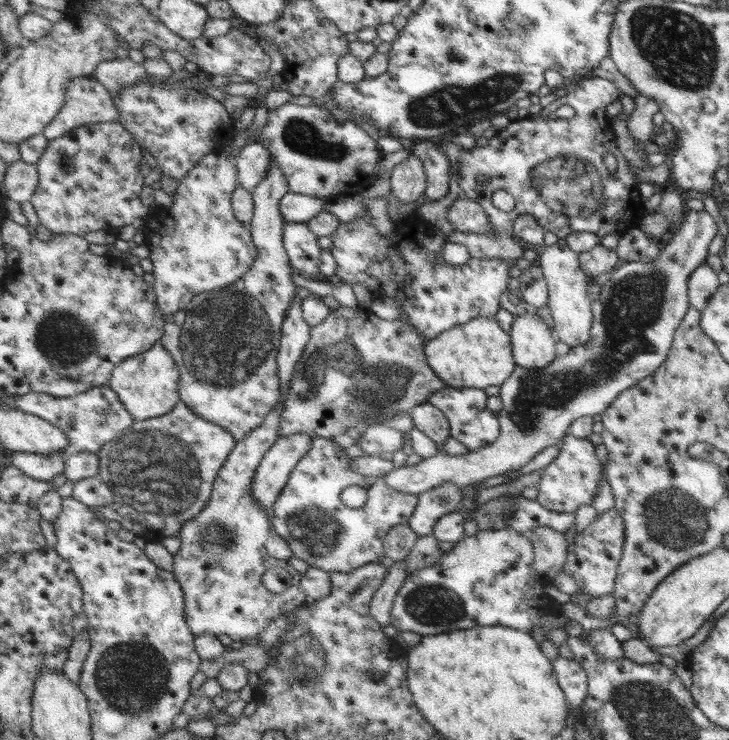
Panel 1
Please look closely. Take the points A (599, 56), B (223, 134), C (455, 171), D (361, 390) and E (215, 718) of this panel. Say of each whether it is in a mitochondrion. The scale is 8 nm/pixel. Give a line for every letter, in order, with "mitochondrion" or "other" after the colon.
A: other
B: other
C: other
D: mitochondrion
E: other

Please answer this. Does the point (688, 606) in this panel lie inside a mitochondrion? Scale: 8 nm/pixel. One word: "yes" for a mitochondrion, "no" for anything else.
no

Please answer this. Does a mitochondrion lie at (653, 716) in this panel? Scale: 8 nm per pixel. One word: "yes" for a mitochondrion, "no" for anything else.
yes

